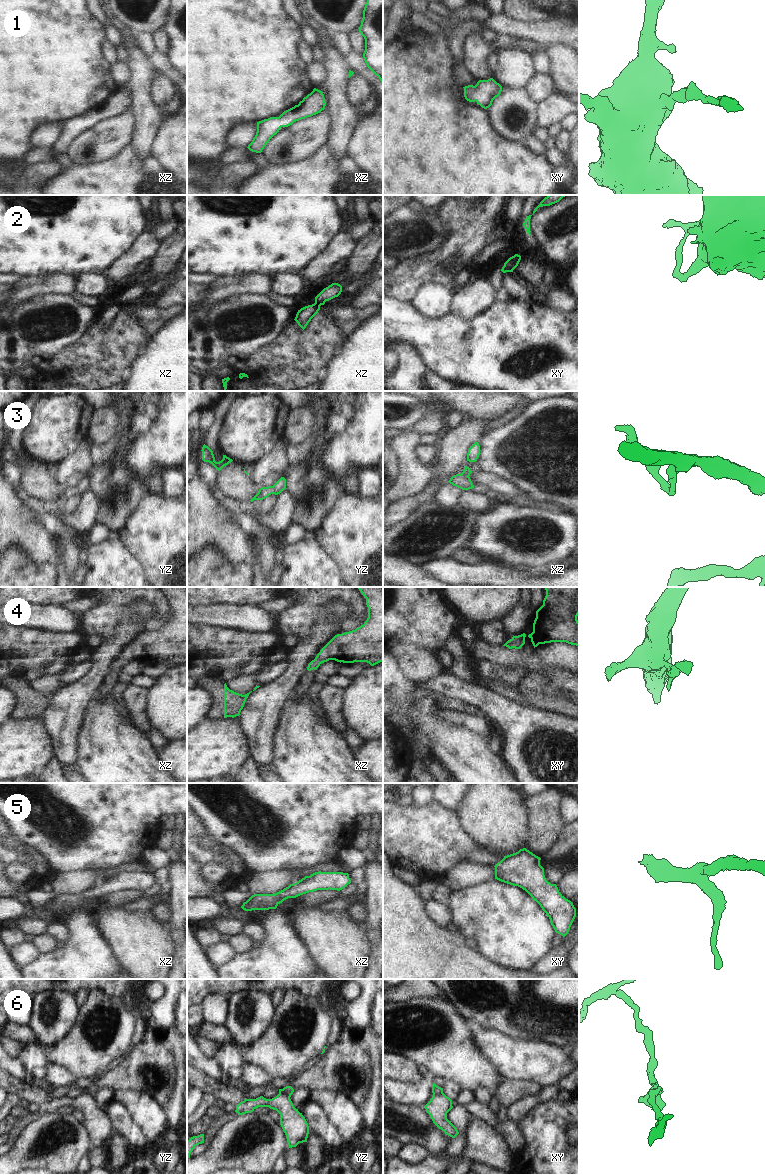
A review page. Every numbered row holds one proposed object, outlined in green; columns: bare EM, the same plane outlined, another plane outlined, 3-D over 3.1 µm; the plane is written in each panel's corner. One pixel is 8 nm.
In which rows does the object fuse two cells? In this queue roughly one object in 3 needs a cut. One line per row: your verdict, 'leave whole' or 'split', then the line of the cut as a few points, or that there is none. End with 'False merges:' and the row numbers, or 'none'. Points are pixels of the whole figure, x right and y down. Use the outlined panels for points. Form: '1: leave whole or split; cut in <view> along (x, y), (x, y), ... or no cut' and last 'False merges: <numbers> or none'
1: leave whole; no cut
2: split; cut in xz along (315, 302), (320, 305)
3: leave whole; no cut
4: leave whole; no cut
5: leave whole; no cut
6: split; cut in yz along (279, 1093), (285, 1093), (289, 1097)
False merges: 2, 6

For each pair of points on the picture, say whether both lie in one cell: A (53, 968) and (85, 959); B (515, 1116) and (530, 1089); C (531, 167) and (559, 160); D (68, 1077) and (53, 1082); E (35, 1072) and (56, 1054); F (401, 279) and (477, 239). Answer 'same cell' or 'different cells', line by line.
A: same cell
B: different cells
C: different cells
D: same cell
E: different cells
F: same cell

